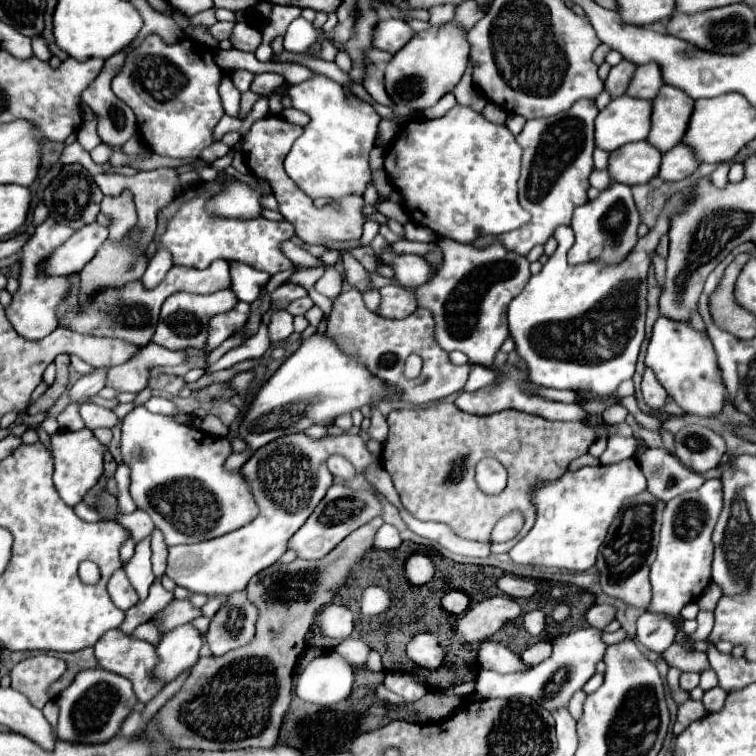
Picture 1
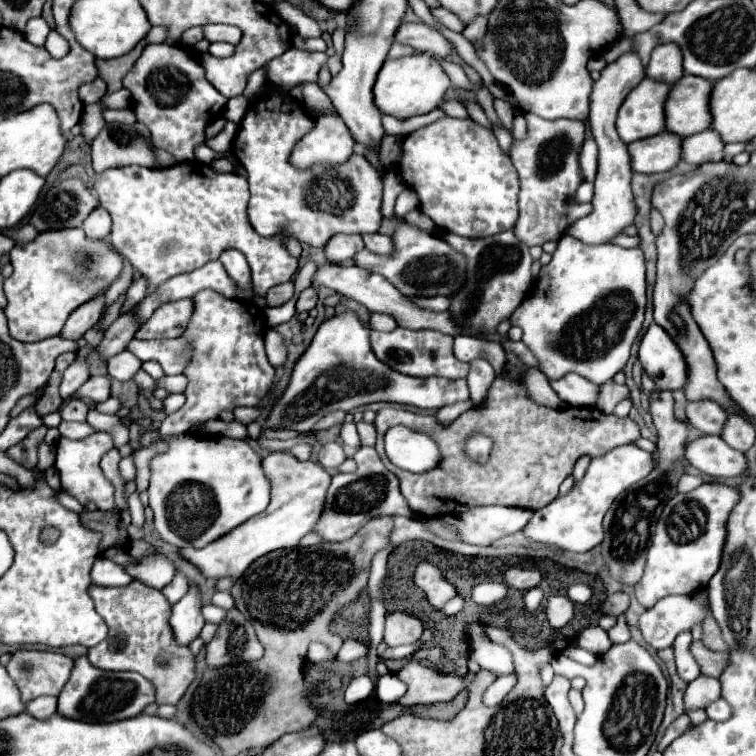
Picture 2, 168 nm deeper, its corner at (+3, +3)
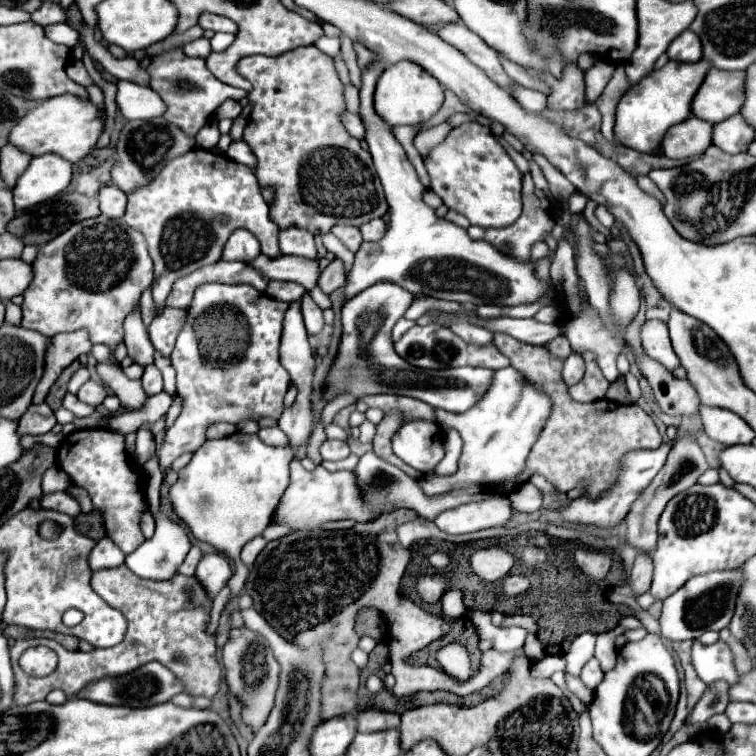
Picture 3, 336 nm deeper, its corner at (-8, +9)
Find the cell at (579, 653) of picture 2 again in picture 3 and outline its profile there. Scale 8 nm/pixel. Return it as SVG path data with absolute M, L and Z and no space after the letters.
M617 625L614 629L599 634L597 636L597 646L595 646L595 658L601 664L601 670L611 670L615 666L615 656L617 656L617 648L615 648L615 639L617 636L624 634L626 631L622 626Z

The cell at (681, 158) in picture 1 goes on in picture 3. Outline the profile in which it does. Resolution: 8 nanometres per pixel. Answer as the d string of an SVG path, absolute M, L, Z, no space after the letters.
M735 114L713 126L713 146L727 154L747 152L747 146L753 142L753 132L755 130L743 120L743 116Z

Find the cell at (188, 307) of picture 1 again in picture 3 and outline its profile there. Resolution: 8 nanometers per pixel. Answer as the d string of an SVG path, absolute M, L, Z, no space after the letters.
M165 308L161 316L157 316L149 326L149 338L155 350L159 350L163 356L169 356L173 352L177 334L183 330L187 318L187 310L177 308Z

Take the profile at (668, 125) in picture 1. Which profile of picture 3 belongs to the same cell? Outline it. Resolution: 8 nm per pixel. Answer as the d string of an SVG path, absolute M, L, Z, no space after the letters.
M711 68L691 102L693 116L717 124L737 114L743 104L743 80L743 72Z

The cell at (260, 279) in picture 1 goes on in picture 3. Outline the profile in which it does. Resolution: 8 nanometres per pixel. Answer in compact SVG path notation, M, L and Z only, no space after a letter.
M235 230L233 236L227 240L223 256L225 260L239 260L245 264L251 264L261 254L257 238L247 230Z

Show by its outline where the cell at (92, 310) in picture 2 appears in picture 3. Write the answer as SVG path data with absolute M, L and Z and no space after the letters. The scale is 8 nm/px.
M87 330L57 334L57 336L51 338L51 342L53 344L51 344L47 360L45 360L43 386L37 386L35 396L33 396L33 404L45 402L45 396L47 396L49 388L55 384L55 380L59 378L63 368L67 368L75 358L79 358L81 354L87 354L93 348L91 338L87 336Z

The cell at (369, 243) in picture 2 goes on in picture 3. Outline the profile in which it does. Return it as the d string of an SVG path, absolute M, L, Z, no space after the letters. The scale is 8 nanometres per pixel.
M375 218L375 220L367 222L367 224L363 224L359 230L361 230L361 234L363 234L363 240L367 240L367 242L377 242L377 240L381 240L383 234L387 232L387 224L383 222L383 218Z

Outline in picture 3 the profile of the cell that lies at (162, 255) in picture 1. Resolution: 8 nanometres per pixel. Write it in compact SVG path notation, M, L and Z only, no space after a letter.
M135 306L135 312L131 312L125 318L123 328L125 328L125 346L127 346L129 356L133 358L133 362L137 362L141 366L153 364L155 348L149 340L147 328L143 326L143 320L141 320L141 306Z

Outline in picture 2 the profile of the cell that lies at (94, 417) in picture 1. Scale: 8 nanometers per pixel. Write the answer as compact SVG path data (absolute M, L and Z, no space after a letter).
M70 400L70 402L66 402L66 404L60 406L62 420L86 422L86 414L88 414L88 406L82 400Z

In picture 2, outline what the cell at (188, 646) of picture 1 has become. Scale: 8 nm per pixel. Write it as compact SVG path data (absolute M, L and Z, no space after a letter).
M190 586L188 592L172 606L172 618L170 626L176 634L176 642L182 646L188 646L202 630L204 616L200 612L202 608L202 588Z

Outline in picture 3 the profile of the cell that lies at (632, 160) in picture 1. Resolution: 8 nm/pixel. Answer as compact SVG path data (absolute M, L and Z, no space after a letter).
M689 116L665 132L659 154L667 158L701 156L711 144L711 128L709 122Z

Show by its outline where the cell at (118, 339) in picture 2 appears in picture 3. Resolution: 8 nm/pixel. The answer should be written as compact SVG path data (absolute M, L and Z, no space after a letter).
M193 148L177 156L163 166L151 184L127 192L127 212L123 220L145 236L149 256L153 258L155 316L163 312L173 282L205 264L221 260L223 244L239 228L249 230L259 240L263 256L281 256L277 242L279 230L269 220L269 208L263 196L259 196L253 170L203 148Z

